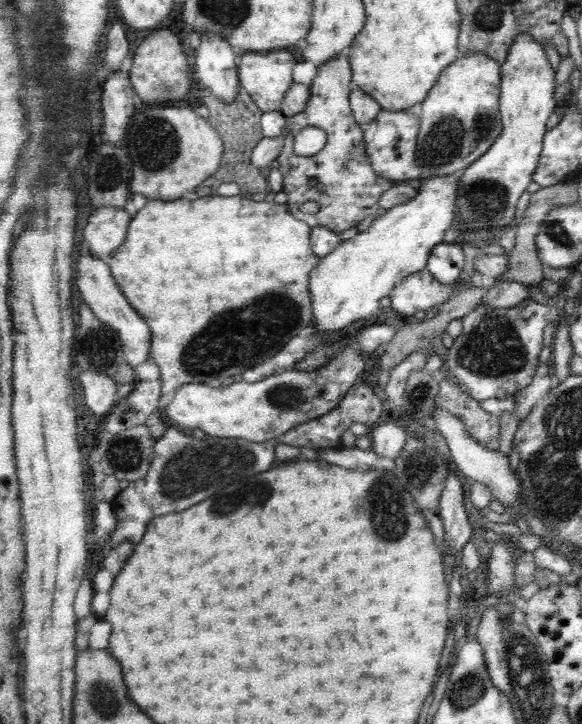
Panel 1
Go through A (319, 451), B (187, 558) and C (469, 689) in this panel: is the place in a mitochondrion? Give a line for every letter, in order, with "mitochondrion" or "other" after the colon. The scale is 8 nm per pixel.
A: other
B: other
C: mitochondrion

